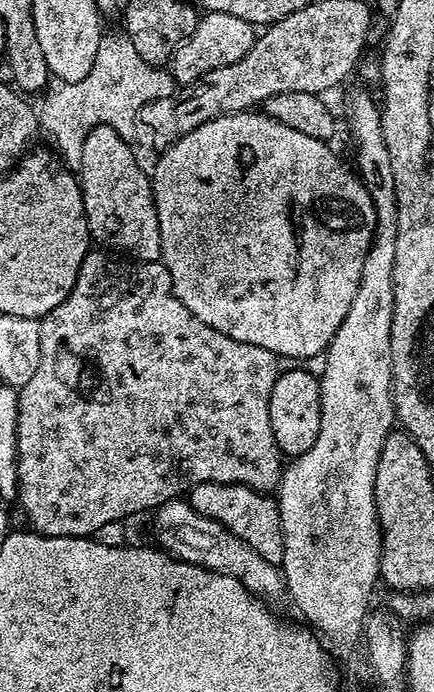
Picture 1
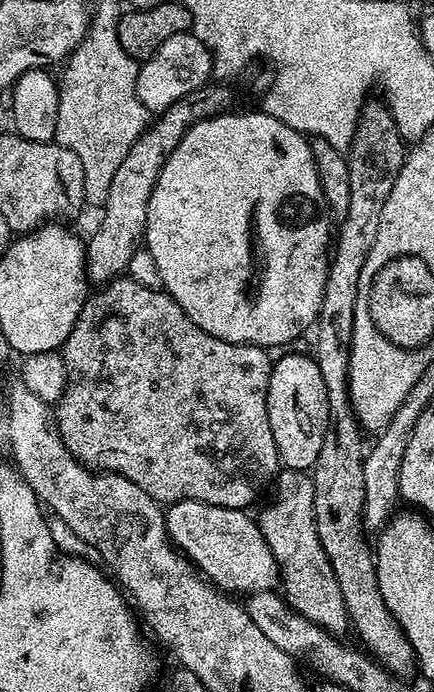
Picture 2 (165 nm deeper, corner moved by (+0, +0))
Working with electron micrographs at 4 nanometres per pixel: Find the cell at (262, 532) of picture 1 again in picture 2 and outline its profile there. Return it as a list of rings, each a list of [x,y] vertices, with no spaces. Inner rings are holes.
[[[183,500],[167,509],[168,538],[183,555],[196,565],[208,583],[215,584],[221,592],[225,594],[266,592],[277,587],[280,567],[276,565],[274,554],[270,554],[270,546],[266,546],[266,538],[262,538],[259,523],[253,517],[251,520],[248,514],[247,511],[239,508],[223,508],[203,504],[197,500]]]

